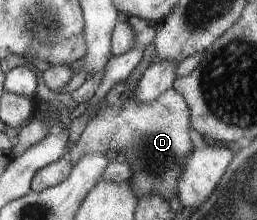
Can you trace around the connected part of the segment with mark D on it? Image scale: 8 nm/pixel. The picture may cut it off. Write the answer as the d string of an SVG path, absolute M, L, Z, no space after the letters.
M125 81L115 82L105 96L105 107L89 120L67 156L75 164L88 153L113 157L122 154L130 165L128 181L138 201L144 195L159 195L171 201L176 197L186 157L194 150L190 141L190 117L186 99L173 88L166 89L152 102L140 102L134 96L126 98Z

